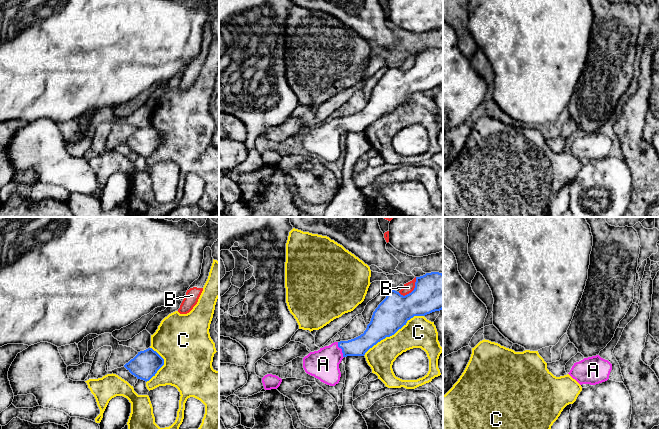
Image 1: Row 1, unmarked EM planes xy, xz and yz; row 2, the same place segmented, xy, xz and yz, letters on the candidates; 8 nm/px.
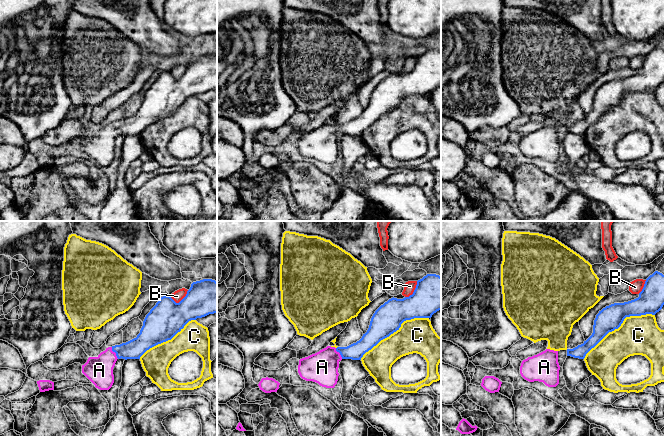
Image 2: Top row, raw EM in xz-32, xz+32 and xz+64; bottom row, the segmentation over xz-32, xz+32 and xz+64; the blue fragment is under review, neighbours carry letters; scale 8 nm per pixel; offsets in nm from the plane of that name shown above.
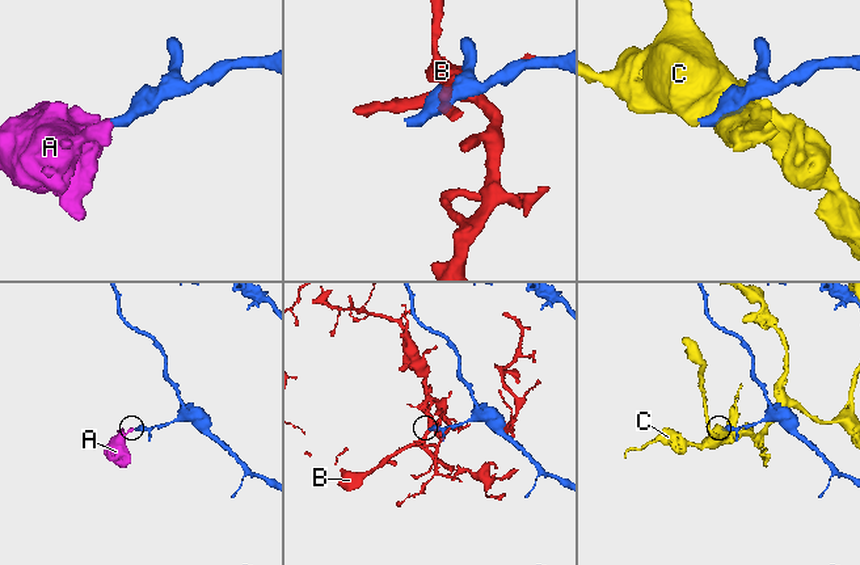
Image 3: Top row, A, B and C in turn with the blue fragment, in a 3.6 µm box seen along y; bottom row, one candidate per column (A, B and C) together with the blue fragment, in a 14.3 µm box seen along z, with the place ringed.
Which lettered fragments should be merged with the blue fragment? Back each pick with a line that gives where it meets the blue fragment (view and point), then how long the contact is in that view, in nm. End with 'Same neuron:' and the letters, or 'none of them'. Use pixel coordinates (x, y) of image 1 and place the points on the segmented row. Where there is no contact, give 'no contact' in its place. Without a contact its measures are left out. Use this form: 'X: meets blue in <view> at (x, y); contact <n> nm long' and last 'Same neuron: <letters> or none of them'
A: meets blue in xz at (342, 350); contact 140 nm long
Same neuron: A

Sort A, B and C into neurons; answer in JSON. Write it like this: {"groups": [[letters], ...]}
{"groups": [["A"], ["B"], ["C"]]}

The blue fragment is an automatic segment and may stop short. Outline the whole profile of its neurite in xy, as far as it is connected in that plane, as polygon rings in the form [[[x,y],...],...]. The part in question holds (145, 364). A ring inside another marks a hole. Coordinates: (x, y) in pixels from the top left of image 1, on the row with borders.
[[[152,348],[138,352],[124,367],[137,379],[149,381],[164,365],[164,359]]]

